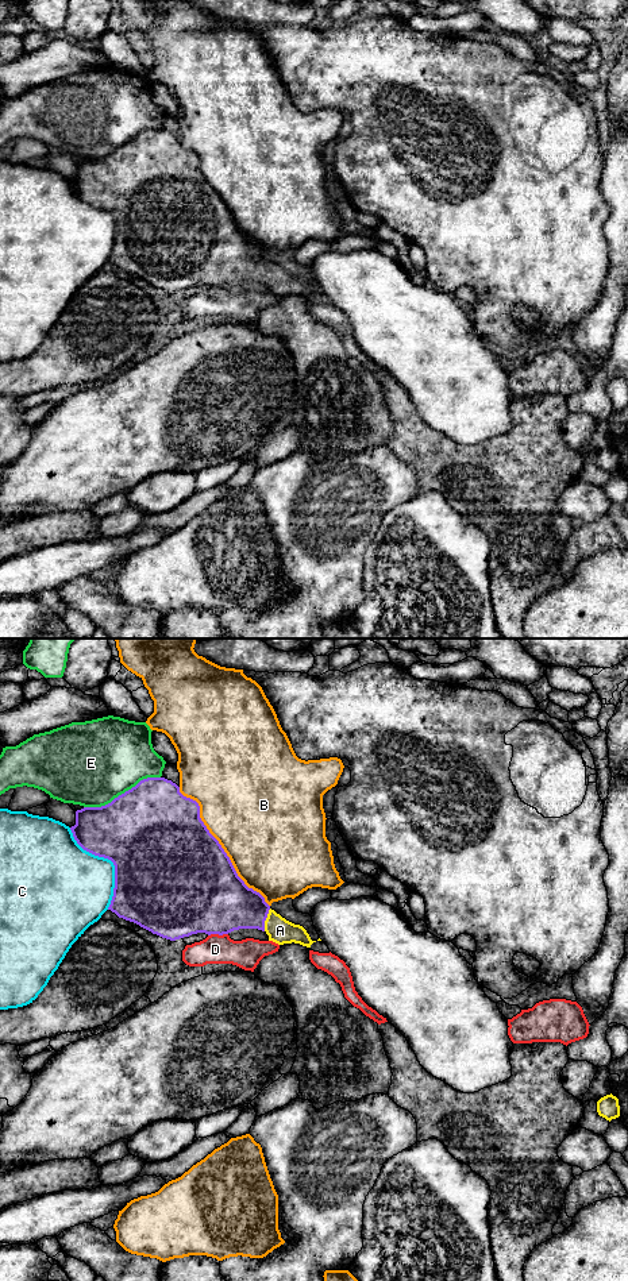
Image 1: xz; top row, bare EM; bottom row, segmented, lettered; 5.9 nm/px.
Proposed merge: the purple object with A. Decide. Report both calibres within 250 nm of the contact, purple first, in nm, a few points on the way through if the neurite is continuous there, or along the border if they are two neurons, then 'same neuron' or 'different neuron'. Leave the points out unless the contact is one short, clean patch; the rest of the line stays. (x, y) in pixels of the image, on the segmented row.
calibres 320 and 150 nm; way xz (226, 905), (247, 909), (265, 919), (280, 930); same neuron

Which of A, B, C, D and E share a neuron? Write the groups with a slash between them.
A / B / C / D / E

